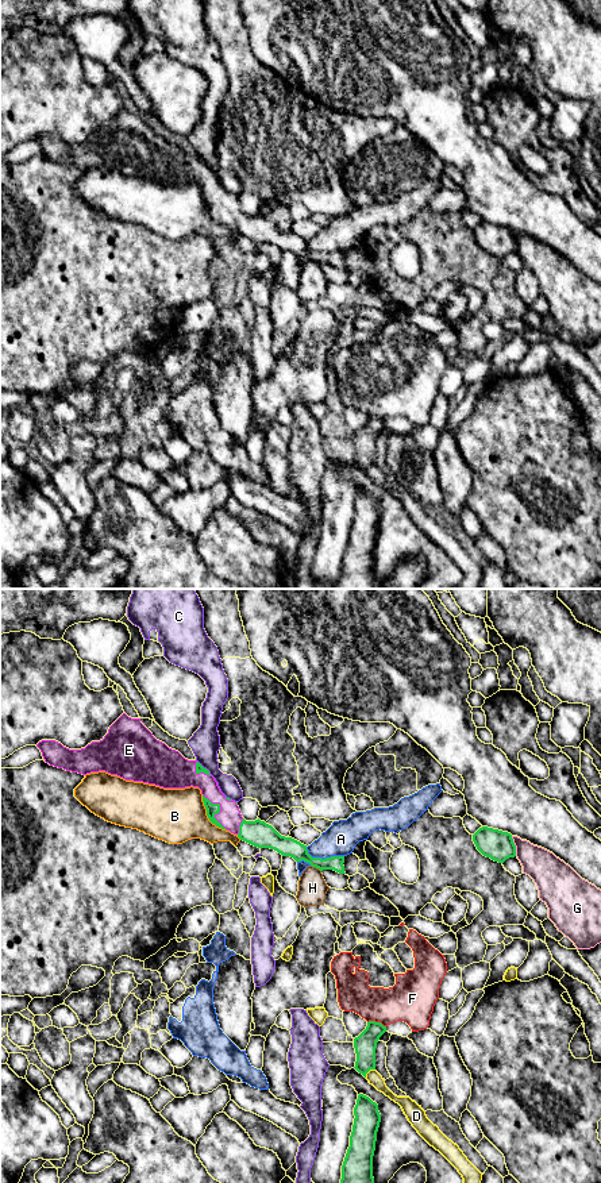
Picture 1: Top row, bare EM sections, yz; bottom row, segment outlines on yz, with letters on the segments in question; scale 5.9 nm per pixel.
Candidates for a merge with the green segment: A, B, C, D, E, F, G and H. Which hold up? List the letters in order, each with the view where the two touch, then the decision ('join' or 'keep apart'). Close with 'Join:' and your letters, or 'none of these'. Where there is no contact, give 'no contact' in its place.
A: yz | keep apart
B: yz | keep apart
C: yz | keep apart
D: yz | keep apart
E: yz | join
F: yz | keep apart
G: yz | keep apart
H: yz | keep apart
Join: E

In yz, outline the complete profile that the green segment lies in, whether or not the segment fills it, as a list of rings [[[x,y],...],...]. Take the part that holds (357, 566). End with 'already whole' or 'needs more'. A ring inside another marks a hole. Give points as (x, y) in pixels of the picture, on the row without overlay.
[[[359,489],[354,502],[354,520],[335,589],[373,589],[373,551],[381,517],[378,500]]]; already whole

